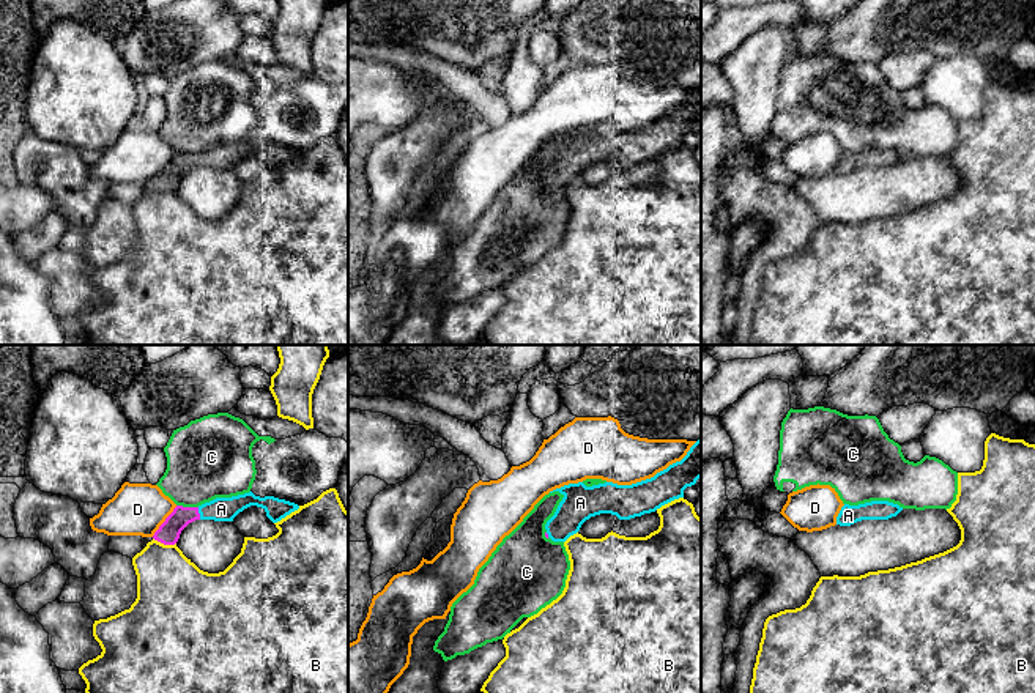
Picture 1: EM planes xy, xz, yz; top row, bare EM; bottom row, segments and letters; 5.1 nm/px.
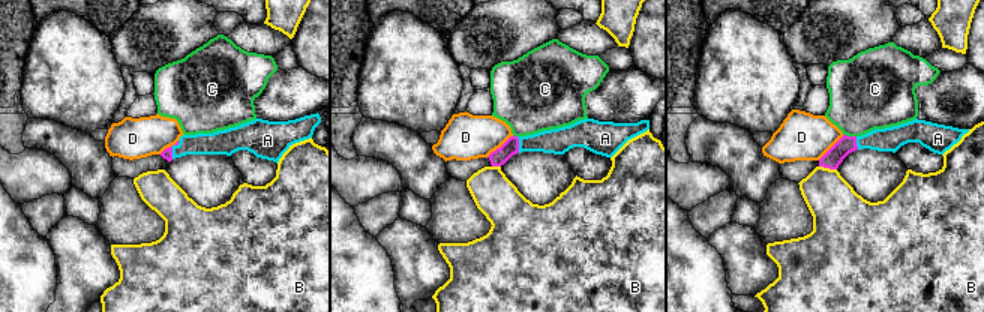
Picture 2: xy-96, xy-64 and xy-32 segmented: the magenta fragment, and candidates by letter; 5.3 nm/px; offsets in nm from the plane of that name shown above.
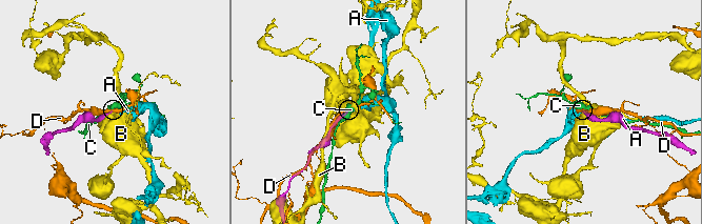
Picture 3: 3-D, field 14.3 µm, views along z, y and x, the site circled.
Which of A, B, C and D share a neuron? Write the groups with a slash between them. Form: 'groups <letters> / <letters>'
groups A / B / C / D

